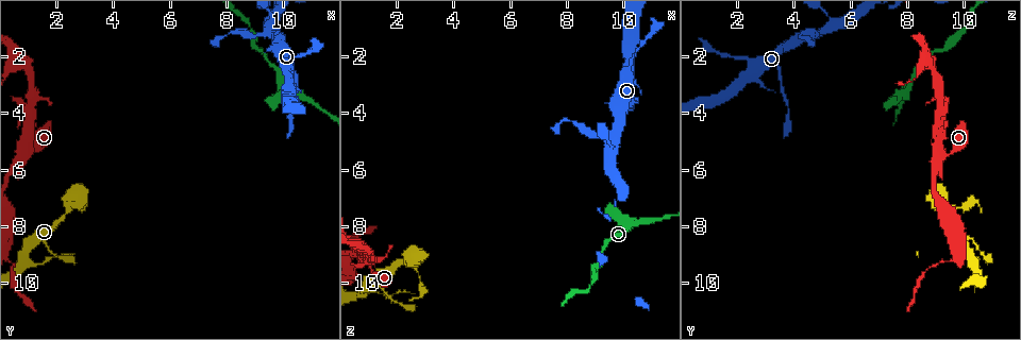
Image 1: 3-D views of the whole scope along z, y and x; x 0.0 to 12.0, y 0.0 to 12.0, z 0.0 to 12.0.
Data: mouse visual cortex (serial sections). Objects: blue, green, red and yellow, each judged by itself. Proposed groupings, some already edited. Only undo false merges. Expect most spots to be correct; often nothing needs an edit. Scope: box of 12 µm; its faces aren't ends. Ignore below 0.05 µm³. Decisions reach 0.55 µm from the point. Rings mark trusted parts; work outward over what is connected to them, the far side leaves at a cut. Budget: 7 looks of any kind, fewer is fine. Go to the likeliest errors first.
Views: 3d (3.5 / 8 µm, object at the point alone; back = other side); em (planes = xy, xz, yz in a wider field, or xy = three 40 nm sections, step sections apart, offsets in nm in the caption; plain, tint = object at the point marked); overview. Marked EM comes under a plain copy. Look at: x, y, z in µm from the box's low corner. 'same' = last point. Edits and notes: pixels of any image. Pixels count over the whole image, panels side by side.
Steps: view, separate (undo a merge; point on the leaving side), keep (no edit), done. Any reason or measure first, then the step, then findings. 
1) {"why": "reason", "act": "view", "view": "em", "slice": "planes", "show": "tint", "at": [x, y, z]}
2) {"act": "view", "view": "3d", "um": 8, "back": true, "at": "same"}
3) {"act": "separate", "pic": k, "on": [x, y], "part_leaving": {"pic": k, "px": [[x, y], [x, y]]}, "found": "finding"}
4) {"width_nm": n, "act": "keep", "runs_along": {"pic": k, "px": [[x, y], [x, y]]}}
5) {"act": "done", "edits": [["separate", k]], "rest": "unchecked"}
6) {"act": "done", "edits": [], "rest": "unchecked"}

{"why": "three-way junction", "act": "view", "view": "3d", "um": 3.5, "at": [1.0, 5.5, 9.3]}

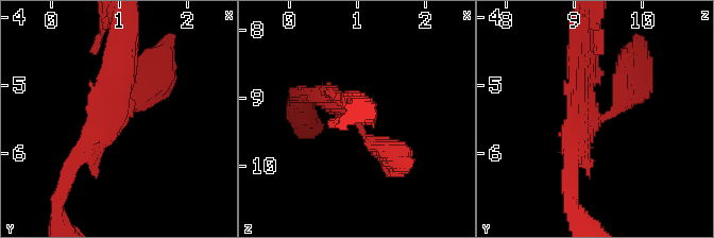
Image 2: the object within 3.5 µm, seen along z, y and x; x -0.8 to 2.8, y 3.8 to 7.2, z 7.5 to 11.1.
{"act": "view", "view": "em", "slice": "xy", "step": 2, "show": "tint", "at": [1.00, 5.50, 9.30]}

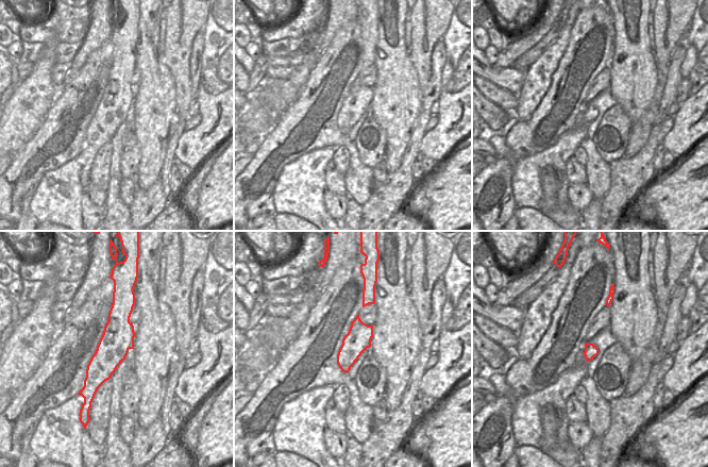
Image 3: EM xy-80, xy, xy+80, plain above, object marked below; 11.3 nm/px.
{"act": "keep", "runs_along": {"pic": 3, "px": [[118, 304], [118, 338], [93, 389]]}, "found": "all the same cell"}

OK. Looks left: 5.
{"why": "branch point", "act": "view", "view": "3d", "um": 3.5, "at": [2.5, 7.2, 9.2]}

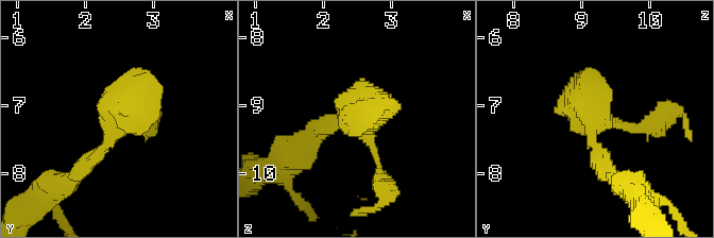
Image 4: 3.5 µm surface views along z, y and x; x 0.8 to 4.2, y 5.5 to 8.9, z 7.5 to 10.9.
{"act": "view", "view": "em", "slice": "xy", "step": 1, "show": "tint", "at": [2.45, 7.15, 9.25]}

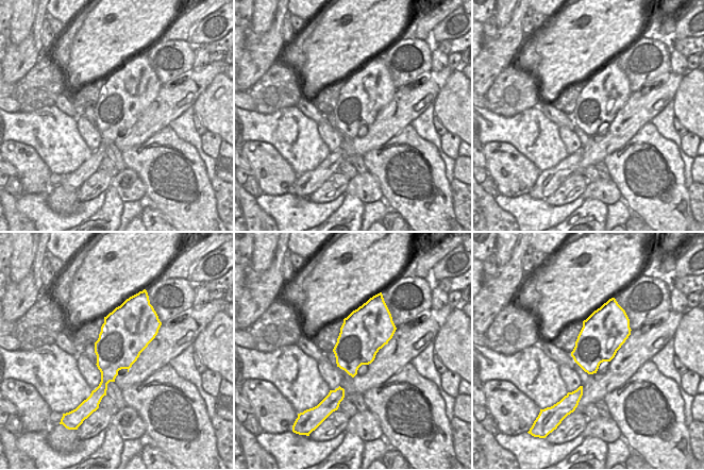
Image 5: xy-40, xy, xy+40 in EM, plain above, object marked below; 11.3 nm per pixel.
{"width_nm": 550, "act": "keep", "runs_along": {"pic": 4, "px": [[78, 172], [106, 143], [146, 71]]}, "found": "continuous, no second cell"}

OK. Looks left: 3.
{"why": "sudden change in width", "act": "view", "view": "3d", "um": 3.5, "at": [10.9, 3.6, 7.7]}

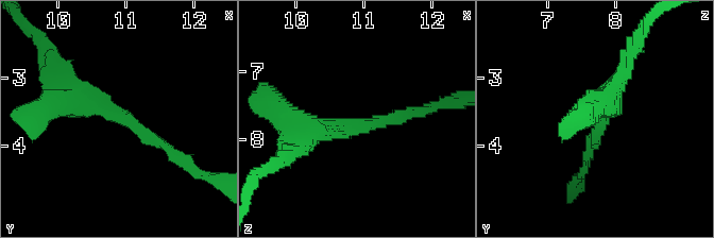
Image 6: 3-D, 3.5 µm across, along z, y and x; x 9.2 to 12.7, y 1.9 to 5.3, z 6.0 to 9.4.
{"arm_widths_nm": [200, 350], "act": "view", "view": "em", "slice": "xy", "step": 1, "show": "tint", "at": [10.85, 3.55, 7.75]}

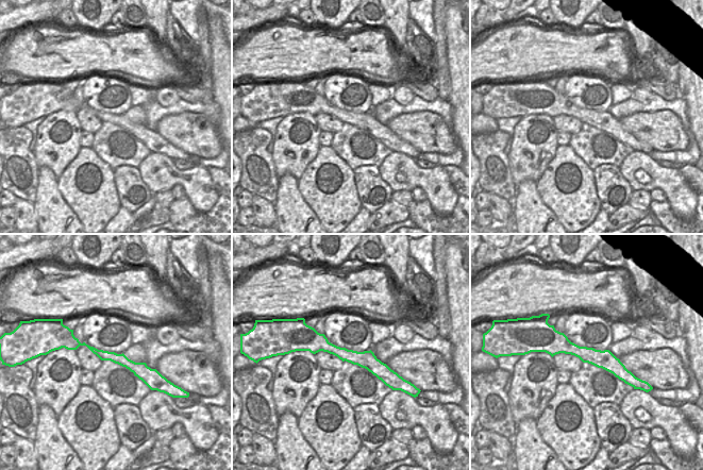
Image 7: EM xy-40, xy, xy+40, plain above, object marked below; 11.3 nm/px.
{"act": "view", "view": "em", "slice": "xy", "step": 5, "show": "tint", "at": "same"}

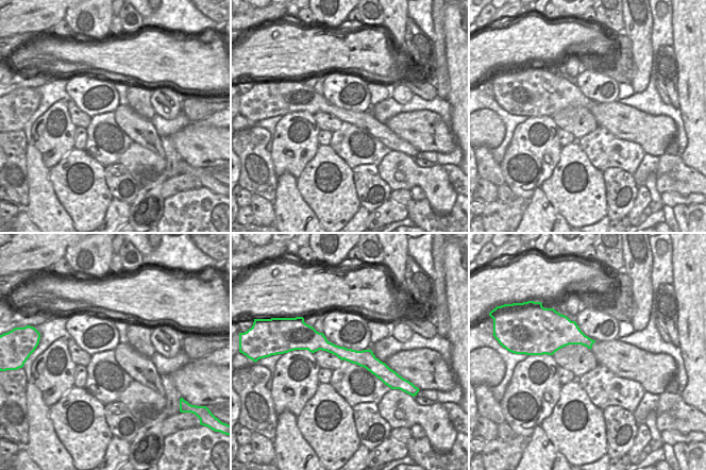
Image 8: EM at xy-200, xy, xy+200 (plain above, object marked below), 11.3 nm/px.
{"act": "keep", "runs_along": {"pic": 8, "px": [[304, 346], [325, 345], [390, 373]]}, "found": "all the same cell"}

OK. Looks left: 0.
{"act": "done", "edits": [], "rest": "unchecked"}

